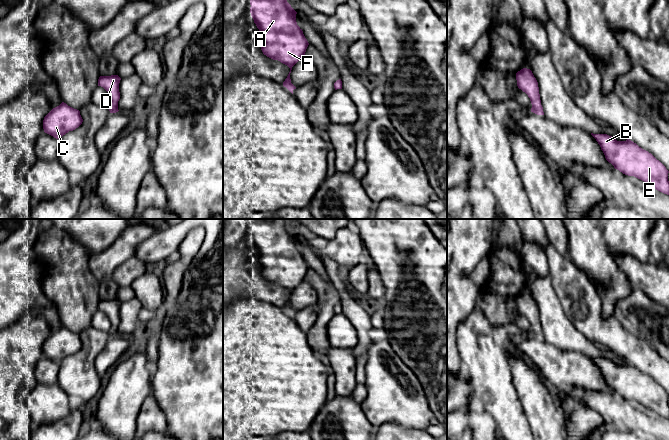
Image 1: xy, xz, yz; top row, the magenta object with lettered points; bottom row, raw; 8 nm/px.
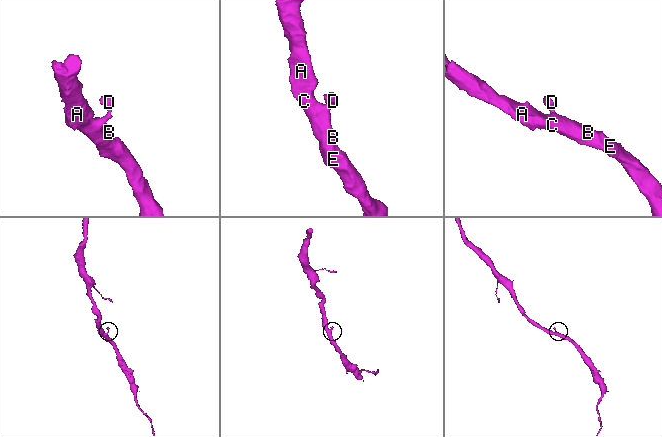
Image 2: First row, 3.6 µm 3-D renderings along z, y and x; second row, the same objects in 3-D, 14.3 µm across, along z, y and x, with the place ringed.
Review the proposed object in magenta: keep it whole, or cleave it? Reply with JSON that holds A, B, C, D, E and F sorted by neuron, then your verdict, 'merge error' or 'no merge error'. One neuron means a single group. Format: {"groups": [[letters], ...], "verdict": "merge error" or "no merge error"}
{"groups": [["A", "B", "C", "D", "E", "F"]], "verdict": "no merge error"}

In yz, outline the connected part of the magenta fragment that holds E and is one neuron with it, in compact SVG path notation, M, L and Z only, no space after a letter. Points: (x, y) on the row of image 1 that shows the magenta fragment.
M593 134L606 160L625 175L634 176L669 195L669 171L651 153L633 141L617 141L607 134Z

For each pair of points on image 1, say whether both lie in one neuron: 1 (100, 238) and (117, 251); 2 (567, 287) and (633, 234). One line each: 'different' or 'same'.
1: different
2: different

